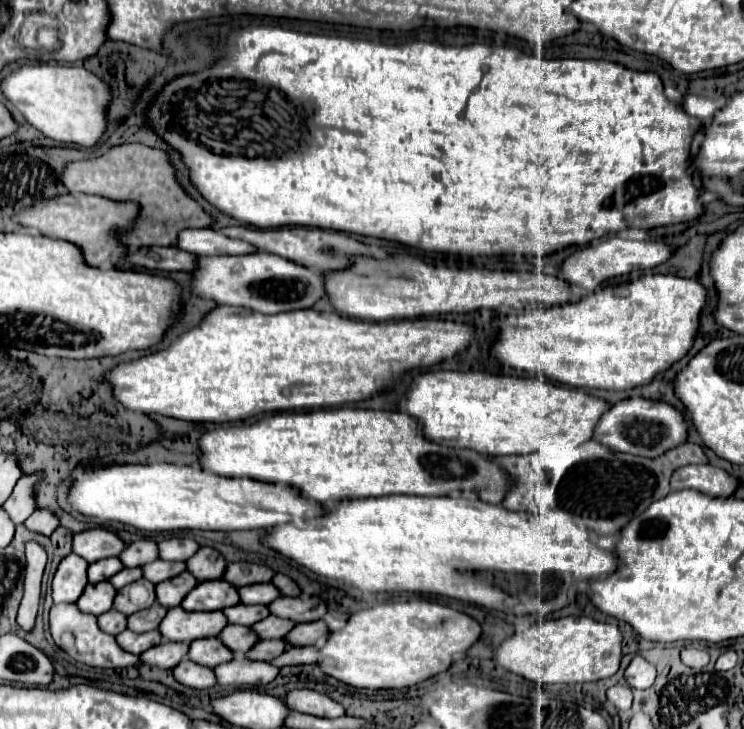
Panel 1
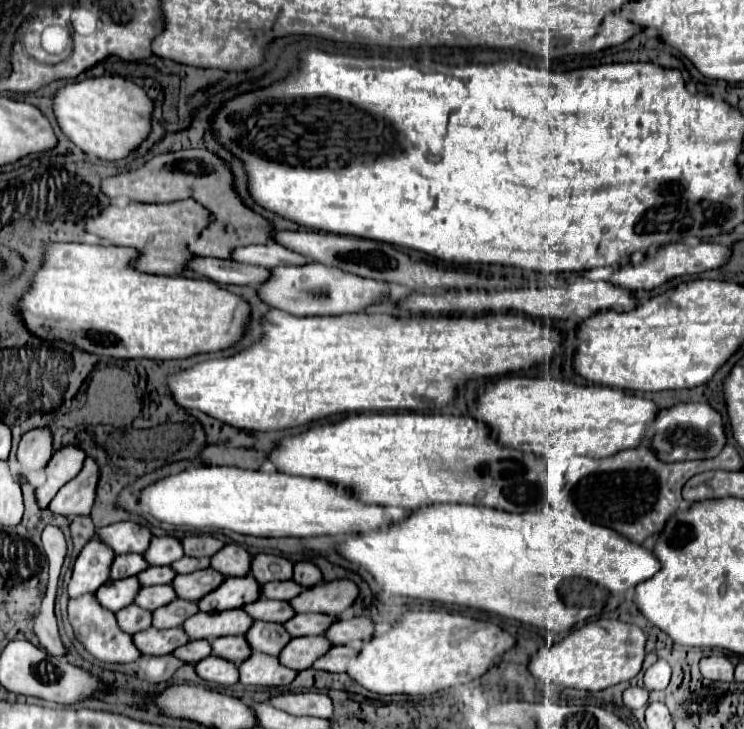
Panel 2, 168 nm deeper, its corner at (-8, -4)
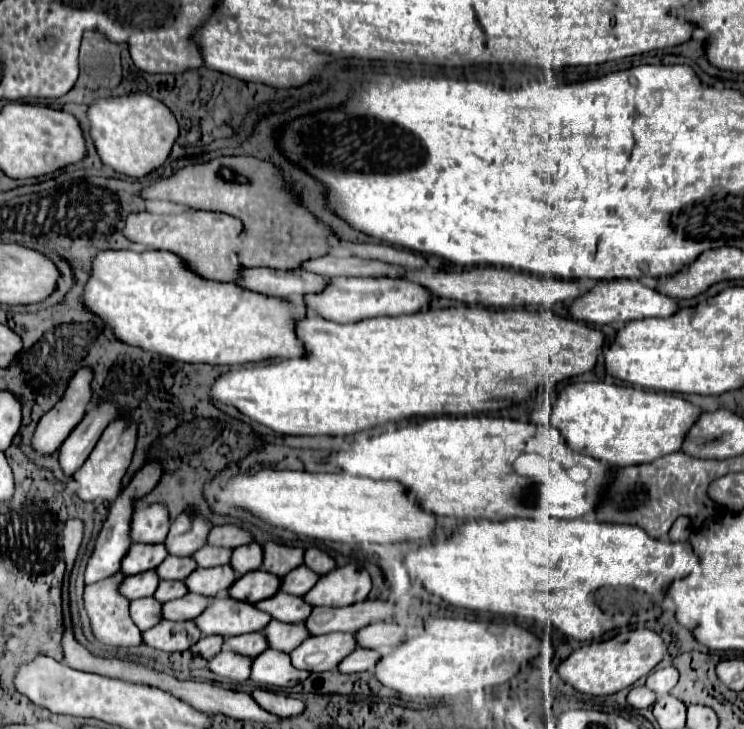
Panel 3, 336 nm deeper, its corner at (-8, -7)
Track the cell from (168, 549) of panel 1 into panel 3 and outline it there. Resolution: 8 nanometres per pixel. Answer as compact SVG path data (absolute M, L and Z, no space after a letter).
M216 526L210 530L206 540L206 544L222 546L222 548L236 548L250 542L252 542L252 536L246 530L240 530L236 526Z

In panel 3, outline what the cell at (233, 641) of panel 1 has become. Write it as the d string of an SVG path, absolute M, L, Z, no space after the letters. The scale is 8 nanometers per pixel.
M270 620L262 632L270 648L286 652L286 654L292 652L296 646L300 646L308 638L308 632L302 624L284 624L278 620Z

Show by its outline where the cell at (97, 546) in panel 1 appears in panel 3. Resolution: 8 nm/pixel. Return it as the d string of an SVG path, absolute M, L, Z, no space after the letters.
M162 504L136 508L130 522L130 540L132 544L162 544L168 534L168 526L168 512Z

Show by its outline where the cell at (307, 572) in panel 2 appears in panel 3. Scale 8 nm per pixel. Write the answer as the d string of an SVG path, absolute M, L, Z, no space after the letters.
M310 548L310 550L306 550L306 554L304 554L304 566L310 568L312 572L316 572L318 576L324 576L324 574L332 572L336 564L334 564L334 560L332 560L326 552L322 552L320 548Z

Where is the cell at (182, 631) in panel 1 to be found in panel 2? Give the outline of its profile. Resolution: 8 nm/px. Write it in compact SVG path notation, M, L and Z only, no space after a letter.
M228 609L214 613L196 613L182 625L190 639L218 639L224 635L244 635L254 619L244 609Z

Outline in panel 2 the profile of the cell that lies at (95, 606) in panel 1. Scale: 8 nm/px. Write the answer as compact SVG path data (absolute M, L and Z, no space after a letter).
M126 577L120 581L106 581L98 591L98 601L108 607L110 611L120 611L122 607L134 603L134 597L142 589L138 577Z

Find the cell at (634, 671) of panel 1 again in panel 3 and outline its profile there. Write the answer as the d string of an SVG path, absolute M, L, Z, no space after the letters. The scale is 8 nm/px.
M670 664L664 666L664 668L660 668L660 670L654 670L646 678L646 686L652 692L656 692L658 696L668 694L676 686L676 682L678 682L678 670L674 666L670 666Z

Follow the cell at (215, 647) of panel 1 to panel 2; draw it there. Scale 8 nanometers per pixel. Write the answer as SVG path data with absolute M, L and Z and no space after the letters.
M234 635L234 637L220 637L212 643L212 653L222 657L222 659L228 659L228 661L234 661L234 663L242 663L246 661L250 655L252 655L252 649L246 641L244 635Z

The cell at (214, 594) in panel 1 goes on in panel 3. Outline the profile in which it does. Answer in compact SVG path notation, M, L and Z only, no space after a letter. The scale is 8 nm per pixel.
M254 570L244 576L240 576L228 590L228 596L234 600L256 604L260 600L266 600L274 596L280 588L280 578L274 574L266 574L264 570Z

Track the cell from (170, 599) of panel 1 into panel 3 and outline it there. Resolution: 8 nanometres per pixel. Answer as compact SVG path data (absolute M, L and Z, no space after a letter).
M226 564L216 568L196 568L184 580L184 584L188 592L214 598L218 592L226 592L234 580L236 580L236 572Z

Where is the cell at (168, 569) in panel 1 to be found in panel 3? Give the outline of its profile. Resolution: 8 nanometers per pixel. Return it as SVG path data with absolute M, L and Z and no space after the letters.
M202 546L192 558L200 568L212 568L222 566L230 562L230 548L214 548L214 546Z

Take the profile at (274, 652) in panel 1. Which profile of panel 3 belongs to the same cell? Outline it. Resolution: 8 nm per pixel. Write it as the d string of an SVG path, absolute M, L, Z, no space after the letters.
M324 634L306 638L292 654L292 666L308 672L334 670L356 648L354 634Z

